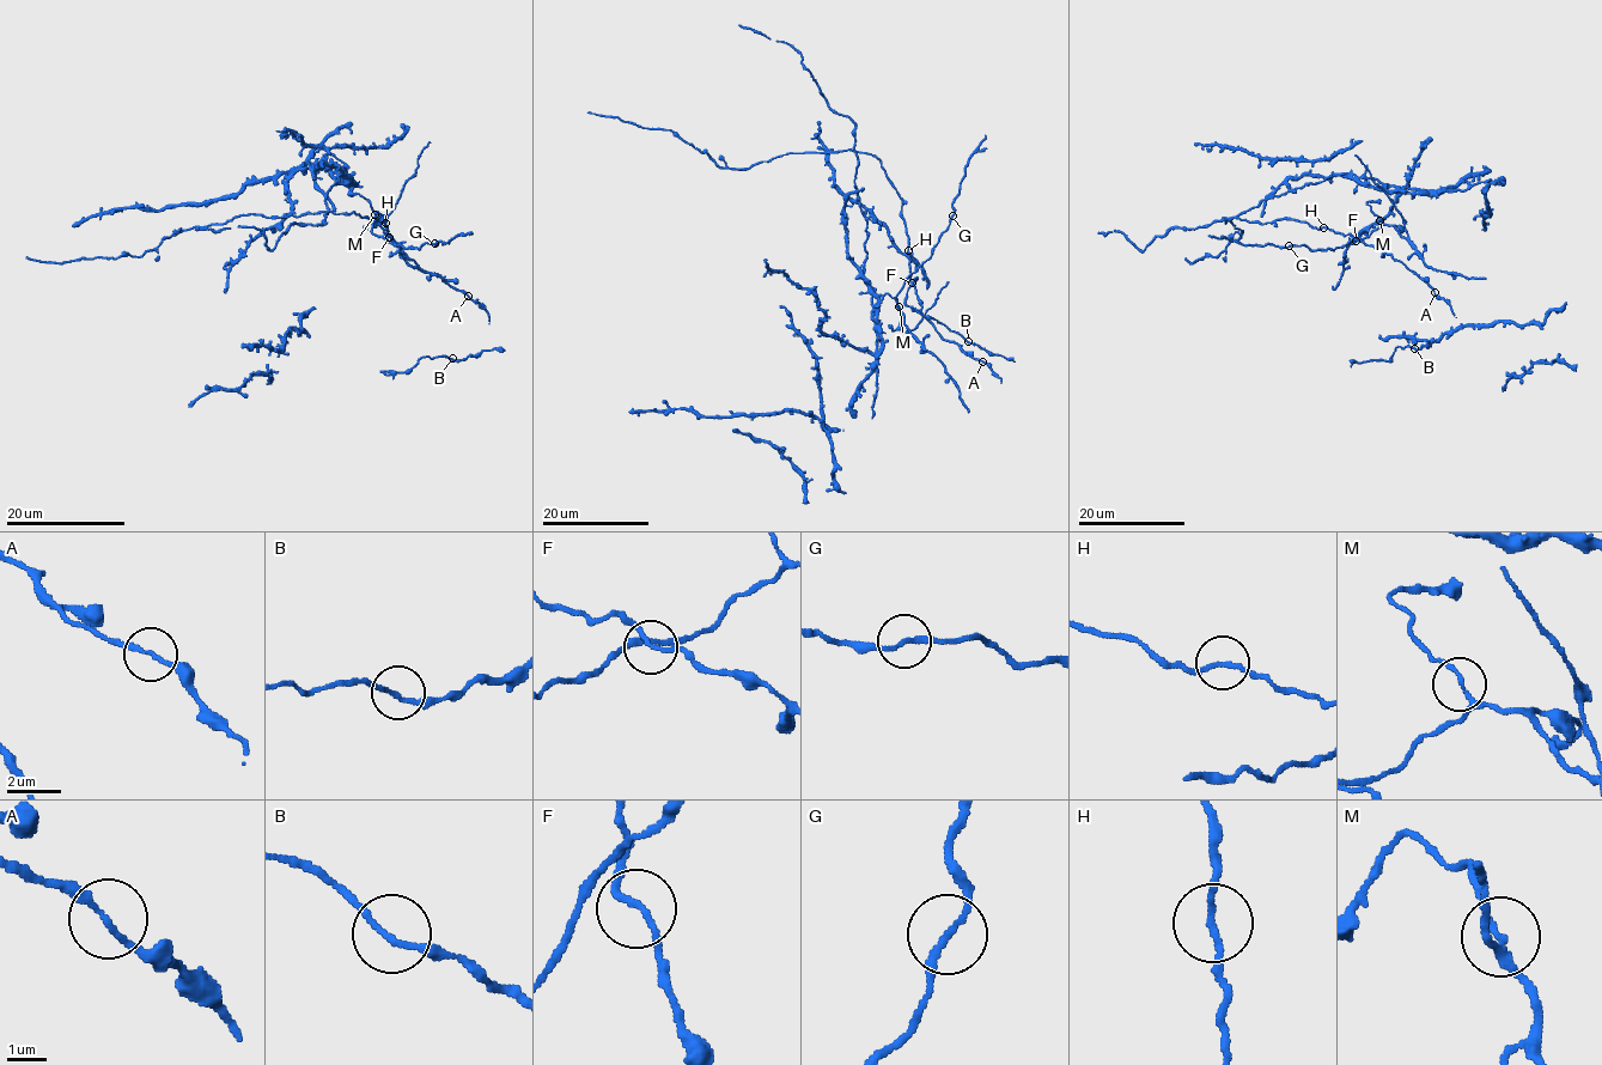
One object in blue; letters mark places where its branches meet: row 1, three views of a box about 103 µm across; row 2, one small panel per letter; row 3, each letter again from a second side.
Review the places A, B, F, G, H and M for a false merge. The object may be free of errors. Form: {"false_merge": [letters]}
{"false_merge": []}

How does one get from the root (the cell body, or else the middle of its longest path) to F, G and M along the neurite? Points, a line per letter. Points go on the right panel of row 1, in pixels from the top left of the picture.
F: (1325, 180), (1269, 196), (1255, 207), (1225, 218), (1261, 223), (1293, 219), (1350, 233), (1356, 241)
G: (1325, 180), (1269, 196), (1235, 217), (1225, 217), (1261, 223), (1293, 219), (1353, 238), (1333, 250), (1289, 245)
M: (1325, 180), (1269, 196), (1225, 218), (1261, 223), (1293, 219), (1353, 239), (1366, 238), (1381, 226), (1380, 220)

